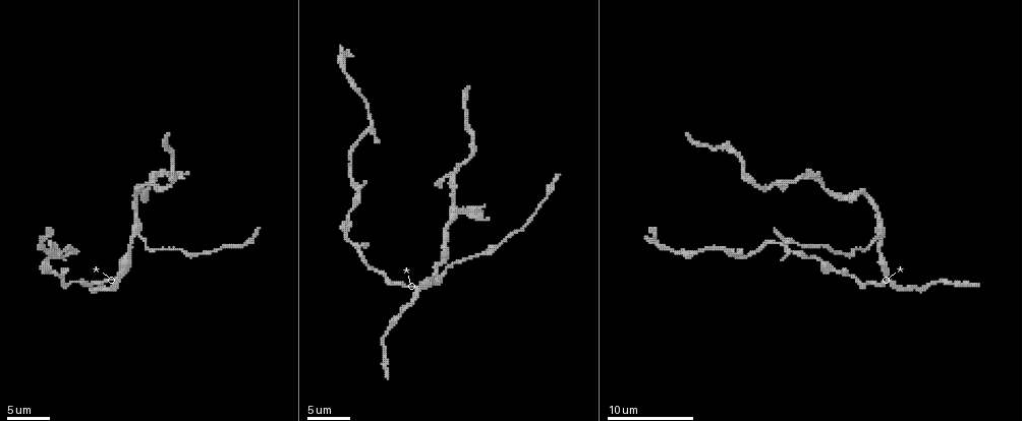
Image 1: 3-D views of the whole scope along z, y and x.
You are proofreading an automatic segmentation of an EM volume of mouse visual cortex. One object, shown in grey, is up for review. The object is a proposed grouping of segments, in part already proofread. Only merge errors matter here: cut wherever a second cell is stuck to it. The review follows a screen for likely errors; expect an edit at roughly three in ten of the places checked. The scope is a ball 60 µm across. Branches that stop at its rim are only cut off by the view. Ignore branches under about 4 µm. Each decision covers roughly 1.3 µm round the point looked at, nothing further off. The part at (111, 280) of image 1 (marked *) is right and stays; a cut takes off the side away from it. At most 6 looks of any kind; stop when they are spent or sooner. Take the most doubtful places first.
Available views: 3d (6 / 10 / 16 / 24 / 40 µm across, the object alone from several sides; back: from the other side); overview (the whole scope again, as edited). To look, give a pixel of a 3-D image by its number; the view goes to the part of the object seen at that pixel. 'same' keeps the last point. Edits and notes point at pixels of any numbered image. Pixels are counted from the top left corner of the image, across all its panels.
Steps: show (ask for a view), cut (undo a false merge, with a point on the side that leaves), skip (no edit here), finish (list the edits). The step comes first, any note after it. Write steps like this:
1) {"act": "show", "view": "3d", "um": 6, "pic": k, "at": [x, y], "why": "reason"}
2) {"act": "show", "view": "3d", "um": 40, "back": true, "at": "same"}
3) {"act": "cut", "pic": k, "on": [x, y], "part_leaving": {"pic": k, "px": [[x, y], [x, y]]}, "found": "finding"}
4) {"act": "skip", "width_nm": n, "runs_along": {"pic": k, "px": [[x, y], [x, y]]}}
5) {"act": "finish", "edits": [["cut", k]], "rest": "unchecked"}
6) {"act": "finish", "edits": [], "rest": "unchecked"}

{"act": "show", "view": "3d", "um": 10, "pic": 1, "at": [138, 232], "why": "a fork"}

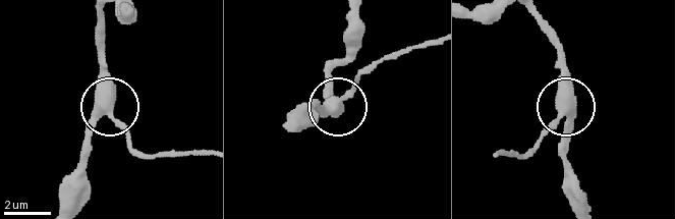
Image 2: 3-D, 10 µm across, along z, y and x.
{"act": "show", "view": "3d", "um": 6, "pic": 2, "at": [108, 111]}

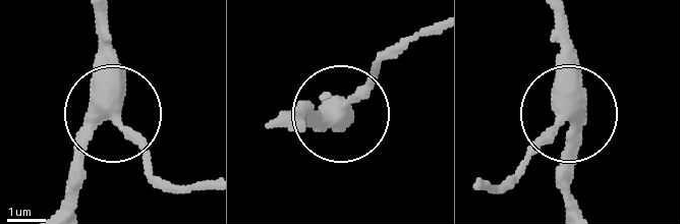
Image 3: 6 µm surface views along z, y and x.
{"act": "skip", "arms": 3, "runs_along": {"pic": 3, "px": [[277, 123], [342, 110], [391, 49]]}, "found": "one cell here"}

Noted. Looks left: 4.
{"act": "show", "view": "3d", "um": 16, "pic": 1, "at": [457, 212], "why": "looks like a crossing"}

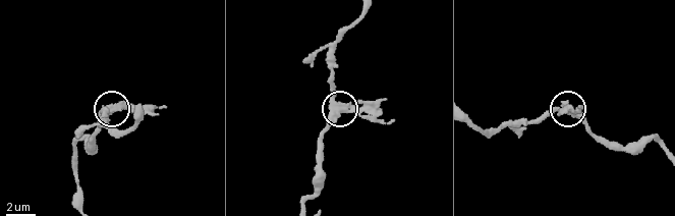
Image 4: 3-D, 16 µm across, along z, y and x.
{"act": "cut", "pic": 4, "on": [129, 109], "arms": 4, "found": "two cells meet here"}

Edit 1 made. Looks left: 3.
{"act": "show", "view": "overview"}

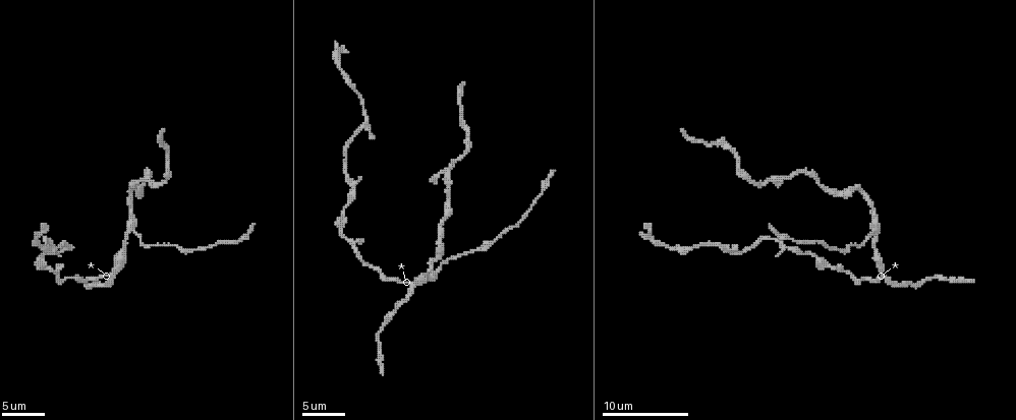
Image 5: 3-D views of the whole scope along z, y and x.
{"act": "show", "view": "3d", "um": 16, "pic": 5, "at": [351, 189], "why": "three arms meet"}

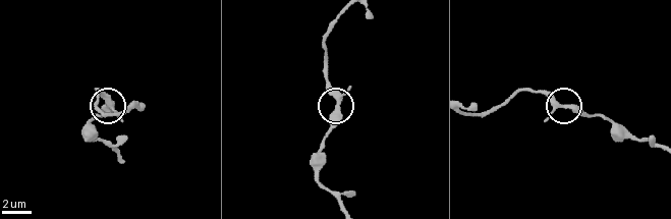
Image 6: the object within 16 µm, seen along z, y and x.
{"act": "skip", "width_nm": 300, "runs_along": {"pic": 6, "px": [[339, 202], [319, 176], [319, 150], [337, 99], [324, 74]]}, "found": "all the same cell"}

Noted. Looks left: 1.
{"act": "finish", "edits": [["cut", 4]], "rest": "unchecked"}

